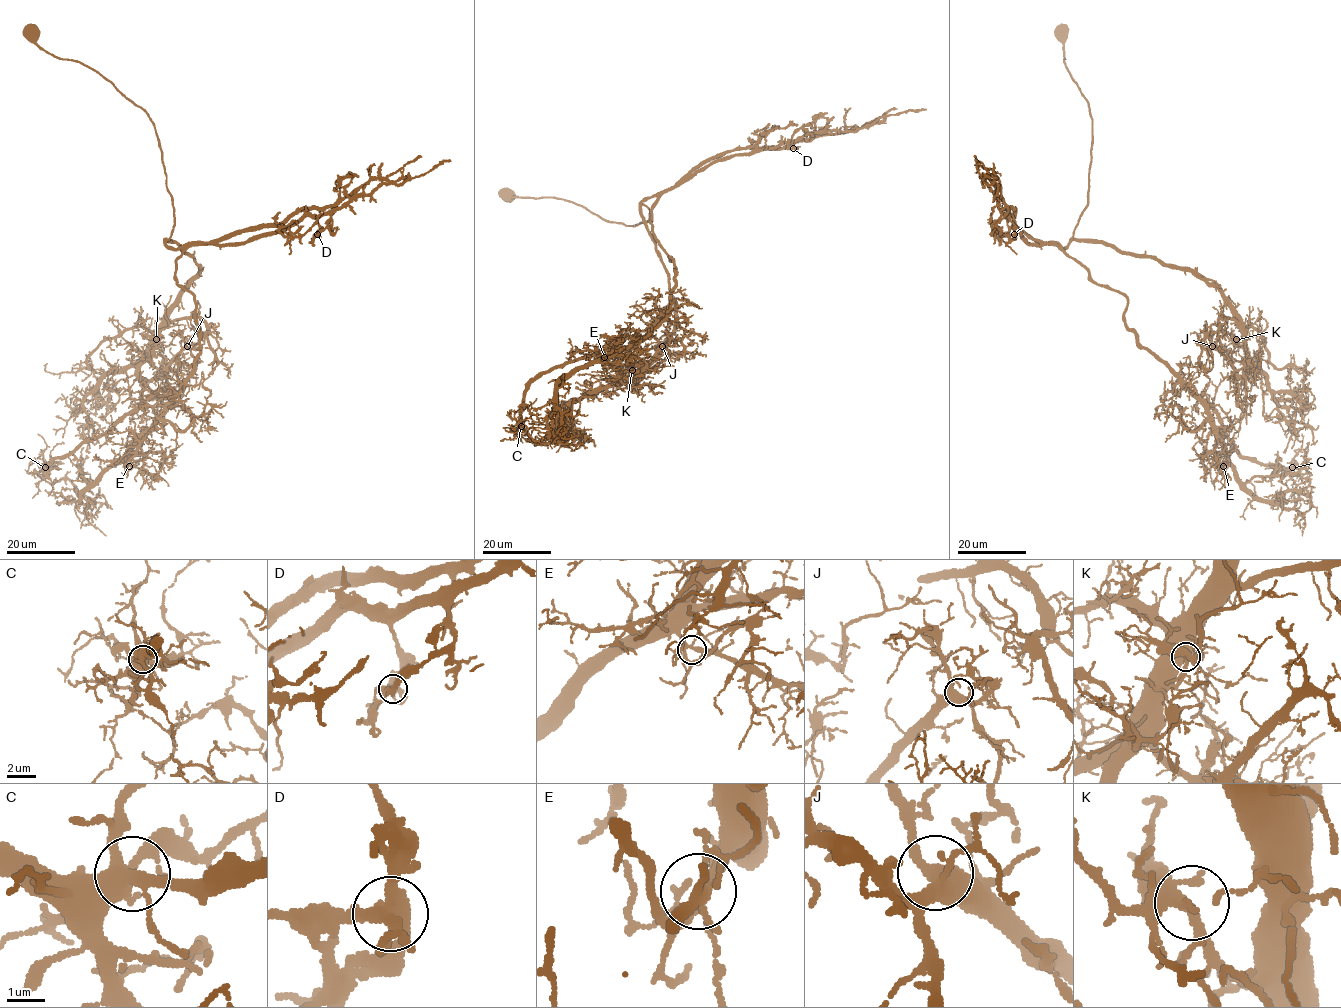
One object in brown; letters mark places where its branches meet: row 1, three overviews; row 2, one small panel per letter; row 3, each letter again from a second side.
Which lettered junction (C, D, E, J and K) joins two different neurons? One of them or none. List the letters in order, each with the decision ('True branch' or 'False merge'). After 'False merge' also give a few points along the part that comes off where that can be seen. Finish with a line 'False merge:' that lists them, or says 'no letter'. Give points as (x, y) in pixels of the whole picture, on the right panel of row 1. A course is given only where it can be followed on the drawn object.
C: True branch
D: False merge. Course of the part to remove: (1014, 234), (1011, 215), (1127, 299), (1125, 325), (1204, 407), (1252, 494), (1310, 479), (1299, 490)
E: True branch
J: True branch
K: True branch
False merge: D

